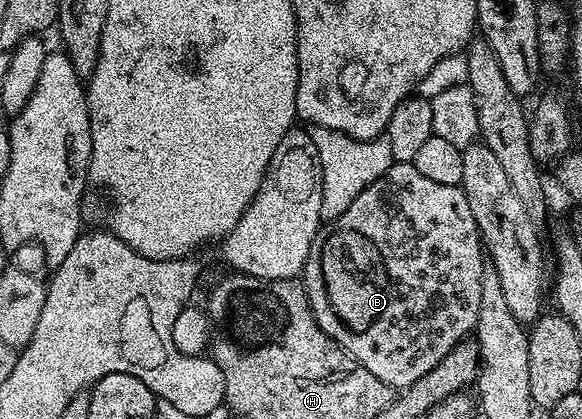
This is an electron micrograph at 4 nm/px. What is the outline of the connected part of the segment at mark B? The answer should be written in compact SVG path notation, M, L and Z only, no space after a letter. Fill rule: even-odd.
M397 162L381 178L374 180L374 184L358 192L350 208L334 219L331 226L329 234L324 228L316 233L302 271L302 285L308 293L314 320L318 328L322 328L322 332L333 338L346 353L354 356L366 372L378 376L378 380L390 387L406 388L414 384L414 380L426 376L434 364L426 364L426 358L420 358L422 350L416 338L408 338L414 332L408 332L406 328L408 316L404 302L410 302L414 287L411 281L399 282L399 278L406 277L408 273L411 275L426 258L433 258L436 248L452 248L452 291L460 292L463 286L472 292L479 291L485 259L474 212L470 212L470 204L460 186L426 180L426 176L422 176L411 162Z

